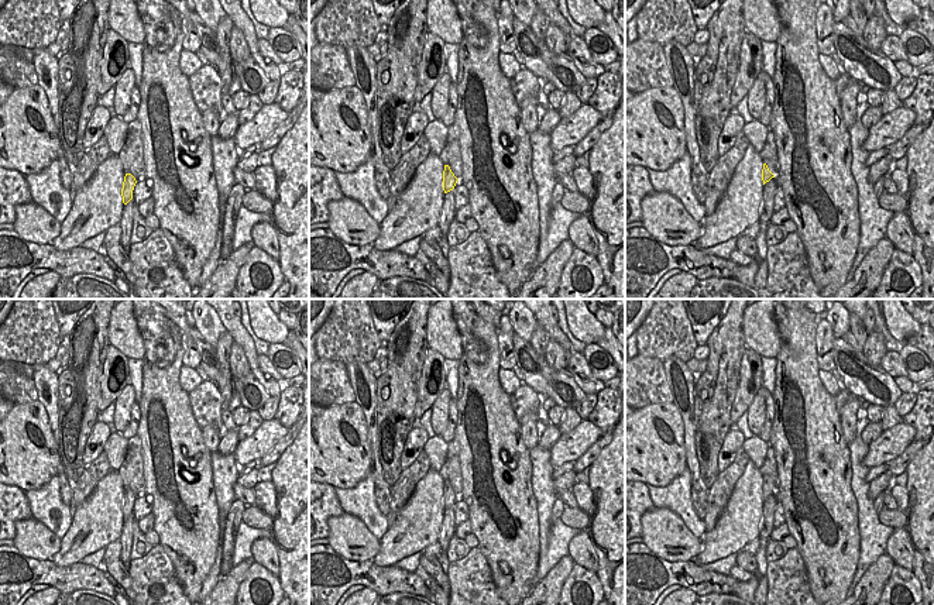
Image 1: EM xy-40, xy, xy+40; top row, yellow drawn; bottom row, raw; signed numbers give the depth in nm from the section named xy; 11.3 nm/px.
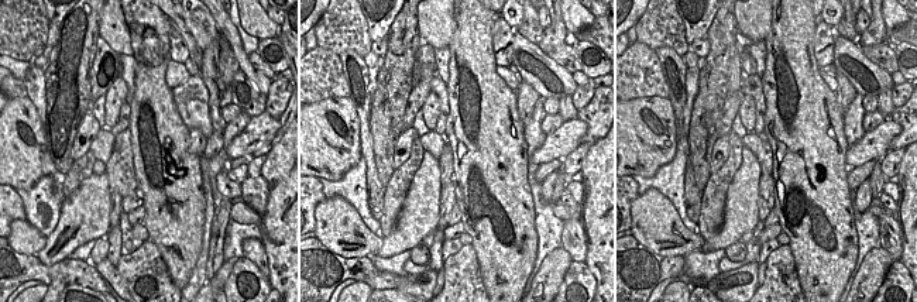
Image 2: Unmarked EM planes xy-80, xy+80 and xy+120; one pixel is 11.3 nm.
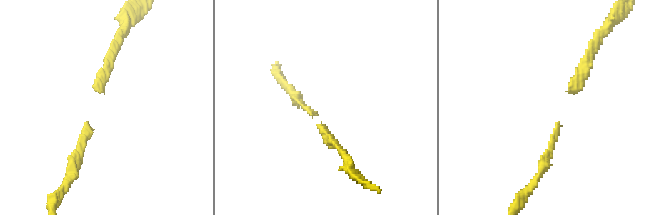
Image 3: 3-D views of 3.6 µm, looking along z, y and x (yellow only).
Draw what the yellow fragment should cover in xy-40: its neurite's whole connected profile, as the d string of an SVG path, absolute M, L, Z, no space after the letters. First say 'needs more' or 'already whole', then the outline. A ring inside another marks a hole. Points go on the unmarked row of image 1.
already whole; M126 489L123 505L121 505L124 520L127 520L133 515L133 506L134 506L135 499L137 499L135 494L131 489Z

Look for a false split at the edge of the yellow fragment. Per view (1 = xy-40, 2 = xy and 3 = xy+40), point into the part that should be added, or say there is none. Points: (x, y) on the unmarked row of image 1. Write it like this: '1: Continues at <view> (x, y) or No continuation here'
1: No continuation here
2: No continuation here
3: No continuation here.

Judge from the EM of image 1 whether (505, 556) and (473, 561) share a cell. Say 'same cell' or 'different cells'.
different cells

